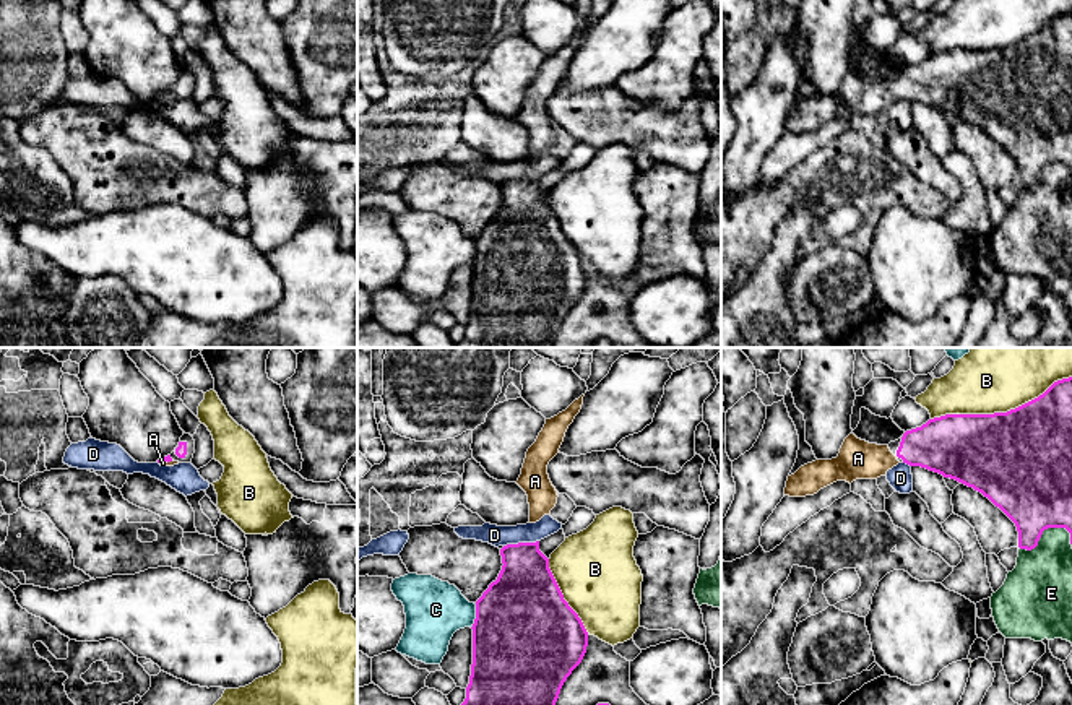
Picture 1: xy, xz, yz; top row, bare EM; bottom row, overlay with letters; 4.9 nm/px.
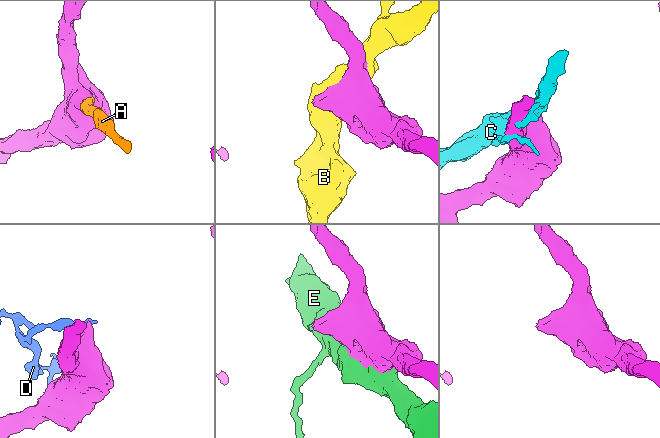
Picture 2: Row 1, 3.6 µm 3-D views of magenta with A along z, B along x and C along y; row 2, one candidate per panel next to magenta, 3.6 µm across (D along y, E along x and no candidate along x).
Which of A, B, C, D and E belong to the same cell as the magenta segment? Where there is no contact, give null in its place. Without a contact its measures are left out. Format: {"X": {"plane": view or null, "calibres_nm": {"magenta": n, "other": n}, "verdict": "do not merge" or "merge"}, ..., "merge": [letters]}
{"A": {"plane": "xy", "calibres_nm": {"magenta": 40, "other": 30}, "verdict": "merge"}, "B": {"plane": "yz", "calibres_nm": {"magenta": 500, "other": 420}, "verdict": "do not merge"}, "C": {"plane": "xz", "calibres_nm": {"magenta": 500, "other": 300}, "verdict": "do not merge"}, "D": {"plane": "xz", "calibres_nm": {"magenta": 320, "other": 100}, "verdict": "do not merge"}, "E": {"plane": "yz", "calibres_nm": {"magenta": 400, "other": 300}, "verdict": "do not merge"}, "merge": ["A"]}

